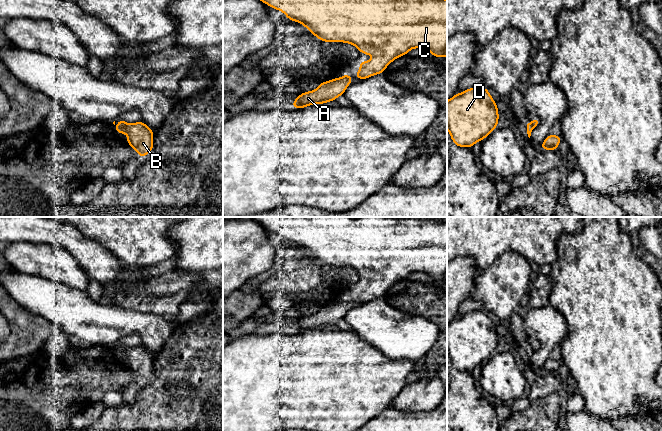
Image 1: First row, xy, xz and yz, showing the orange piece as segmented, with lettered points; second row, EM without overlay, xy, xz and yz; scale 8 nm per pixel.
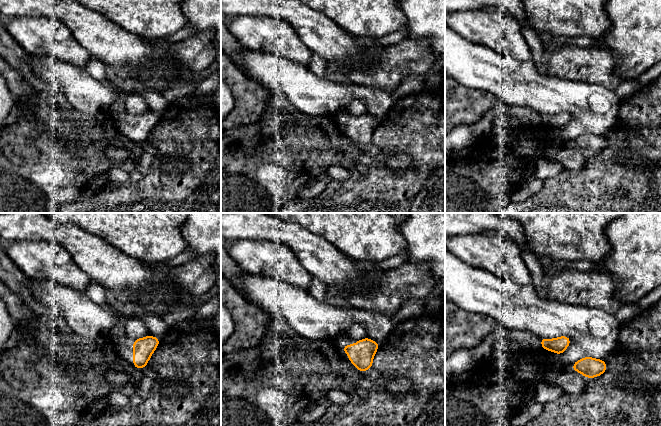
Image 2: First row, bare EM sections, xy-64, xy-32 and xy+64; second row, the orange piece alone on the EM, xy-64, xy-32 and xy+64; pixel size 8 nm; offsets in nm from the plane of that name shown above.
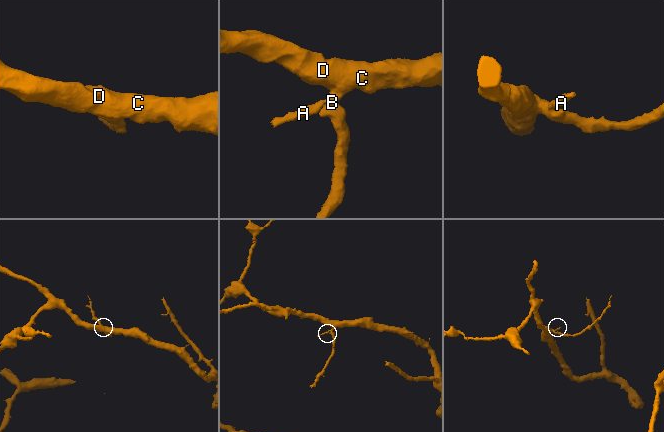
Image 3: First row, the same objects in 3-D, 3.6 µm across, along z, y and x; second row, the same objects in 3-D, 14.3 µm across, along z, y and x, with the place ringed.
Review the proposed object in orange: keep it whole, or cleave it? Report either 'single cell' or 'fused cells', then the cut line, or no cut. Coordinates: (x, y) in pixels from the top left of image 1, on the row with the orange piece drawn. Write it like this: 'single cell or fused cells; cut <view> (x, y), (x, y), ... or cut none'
fused cells; cut xy (119, 122), (126, 124)

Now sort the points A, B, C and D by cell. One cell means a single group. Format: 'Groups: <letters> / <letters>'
Groups: A / B C D

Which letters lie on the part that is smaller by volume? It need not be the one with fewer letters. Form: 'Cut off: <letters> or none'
Cut off: A

